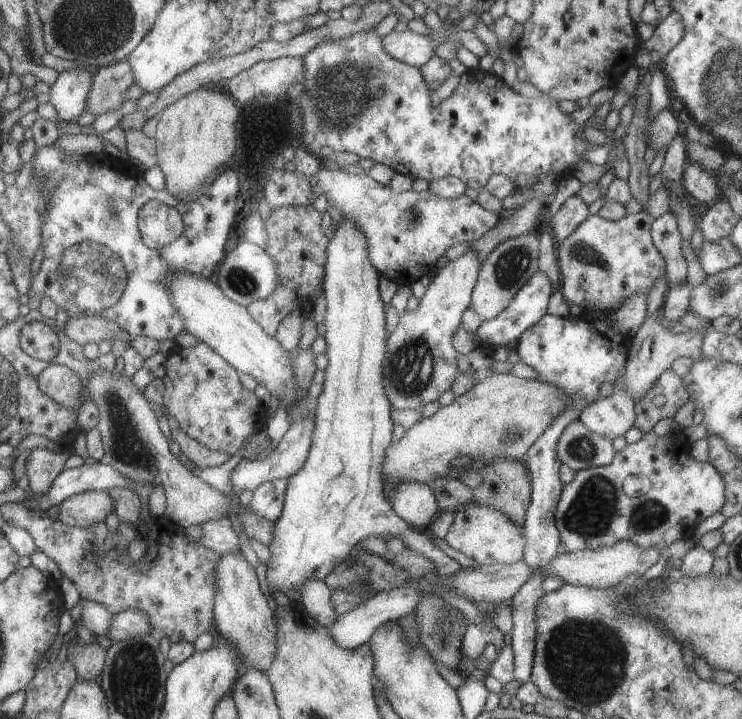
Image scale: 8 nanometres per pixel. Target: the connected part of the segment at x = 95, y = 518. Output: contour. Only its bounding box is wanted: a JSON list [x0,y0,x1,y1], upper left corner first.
[51,491,113,527]

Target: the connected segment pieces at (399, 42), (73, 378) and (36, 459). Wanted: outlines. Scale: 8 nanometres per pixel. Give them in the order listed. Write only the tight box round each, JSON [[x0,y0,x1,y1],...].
[[381,31,436,69],[38,363,82,410],[24,447,68,495]]

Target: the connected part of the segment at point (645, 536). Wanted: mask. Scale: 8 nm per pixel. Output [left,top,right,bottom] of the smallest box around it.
[554,431,726,551]

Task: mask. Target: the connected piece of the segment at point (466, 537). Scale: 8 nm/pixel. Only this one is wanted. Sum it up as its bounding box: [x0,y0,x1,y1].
[443,501,524,565]

